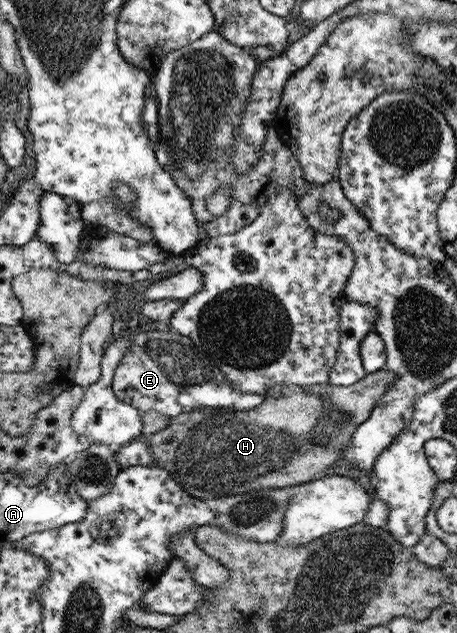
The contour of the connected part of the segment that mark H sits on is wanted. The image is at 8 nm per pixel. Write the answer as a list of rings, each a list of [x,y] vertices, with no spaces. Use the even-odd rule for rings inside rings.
[[[386,368],[380,369],[379,371],[373,371],[372,373],[367,373],[360,382],[352,384],[352,386],[334,386],[332,384],[316,384],[312,388],[298,385],[282,385],[274,384],[272,388],[268,388],[267,395],[264,401],[258,406],[251,408],[250,410],[229,410],[229,409],[219,409],[219,410],[209,410],[209,409],[198,409],[194,410],[192,413],[186,412],[172,418],[169,426],[166,428],[155,432],[149,436],[149,448],[154,457],[154,467],[163,468],[170,473],[170,476],[184,488],[184,492],[190,494],[194,498],[208,499],[208,498],[220,498],[229,497],[232,495],[241,495],[248,490],[258,490],[258,489],[270,489],[270,488],[291,488],[296,485],[307,483],[308,481],[314,480],[318,472],[322,472],[327,469],[327,467],[334,464],[337,460],[342,458],[342,451],[344,447],[350,443],[354,431],[357,429],[359,424],[362,424],[365,420],[370,418],[370,413],[376,405],[376,402],[384,396],[384,392],[390,388],[390,382],[394,384],[394,380],[398,378],[398,373],[394,373]]]

